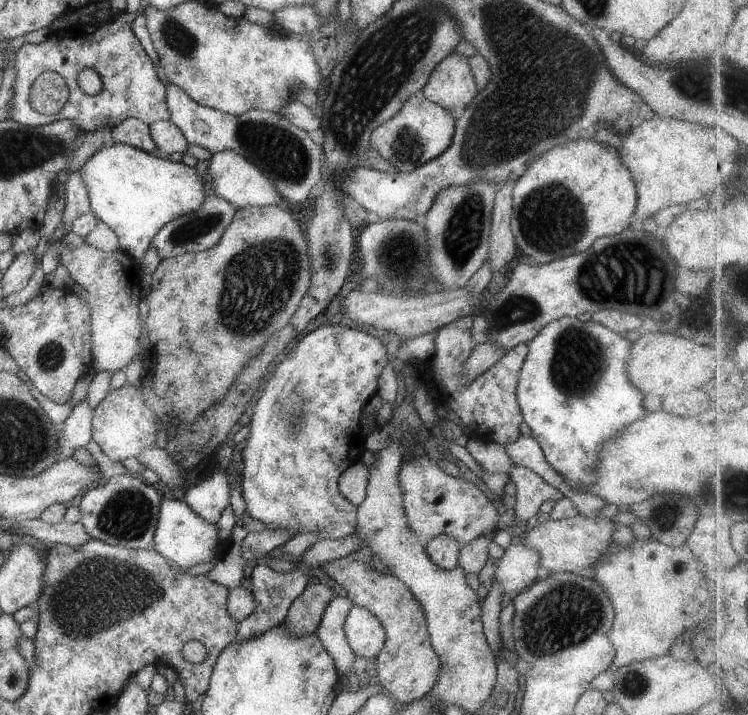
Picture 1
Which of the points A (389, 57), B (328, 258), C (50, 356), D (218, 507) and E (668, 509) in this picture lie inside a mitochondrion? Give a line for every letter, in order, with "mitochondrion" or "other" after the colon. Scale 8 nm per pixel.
A: mitochondrion
B: mitochondrion
C: mitochondrion
D: other
E: mitochondrion

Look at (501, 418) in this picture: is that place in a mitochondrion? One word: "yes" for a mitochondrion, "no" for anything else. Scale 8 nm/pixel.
no

